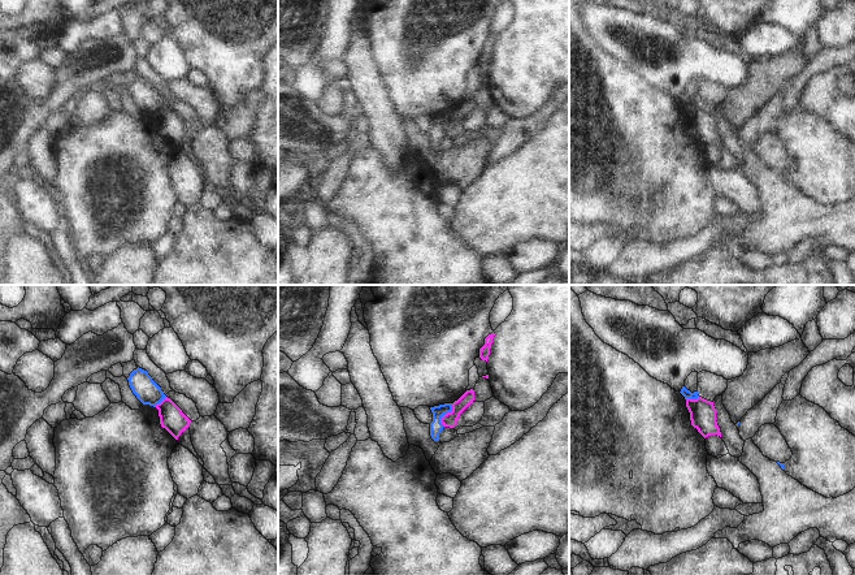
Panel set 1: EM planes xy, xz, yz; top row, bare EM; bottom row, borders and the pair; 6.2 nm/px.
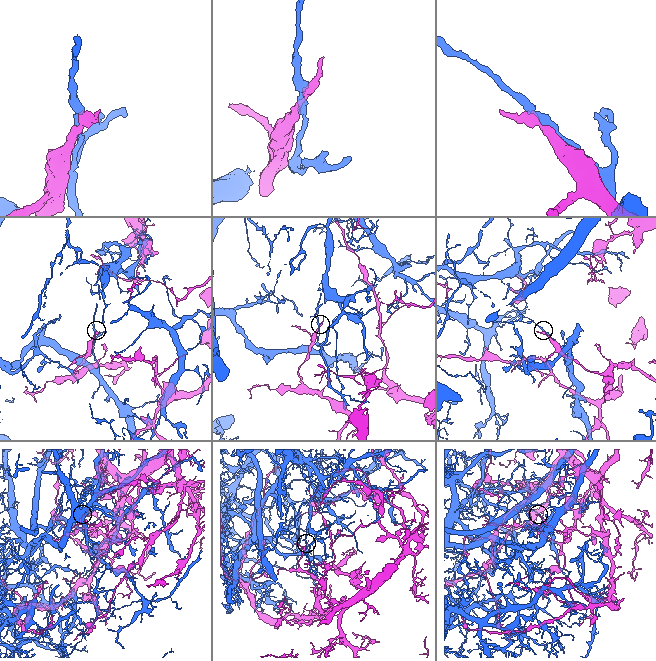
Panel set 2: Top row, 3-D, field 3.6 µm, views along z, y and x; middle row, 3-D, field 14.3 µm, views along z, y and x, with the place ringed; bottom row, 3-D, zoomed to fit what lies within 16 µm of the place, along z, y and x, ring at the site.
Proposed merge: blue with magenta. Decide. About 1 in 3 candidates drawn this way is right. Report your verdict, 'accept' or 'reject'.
reject

